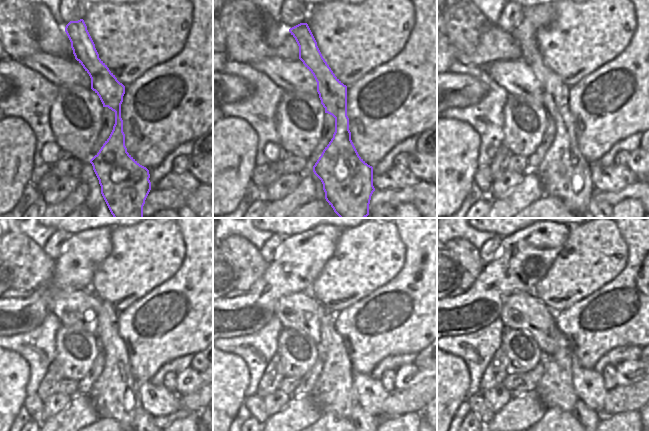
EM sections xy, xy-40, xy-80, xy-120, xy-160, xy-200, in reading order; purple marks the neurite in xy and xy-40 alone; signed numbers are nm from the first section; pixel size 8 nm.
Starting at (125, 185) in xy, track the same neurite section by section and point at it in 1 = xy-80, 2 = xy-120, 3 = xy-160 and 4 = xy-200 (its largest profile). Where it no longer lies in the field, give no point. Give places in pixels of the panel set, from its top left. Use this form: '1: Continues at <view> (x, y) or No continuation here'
1: Continues at xy-80 (564, 173)
2: Continues at xy-120 (115, 395)
3: Continues at xy-160 (333, 392)
4: Continues at xy-200 (555, 389).

